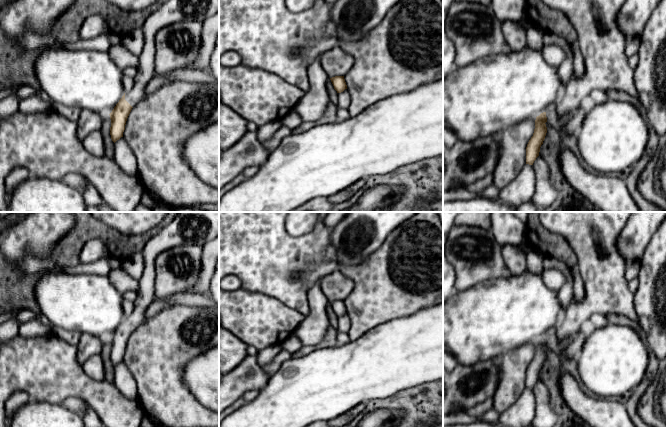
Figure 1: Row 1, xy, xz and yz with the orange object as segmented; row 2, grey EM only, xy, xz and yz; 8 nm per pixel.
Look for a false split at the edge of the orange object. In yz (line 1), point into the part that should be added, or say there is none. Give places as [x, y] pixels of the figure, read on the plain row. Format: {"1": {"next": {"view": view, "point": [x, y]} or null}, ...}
{"1": {"next": null}}

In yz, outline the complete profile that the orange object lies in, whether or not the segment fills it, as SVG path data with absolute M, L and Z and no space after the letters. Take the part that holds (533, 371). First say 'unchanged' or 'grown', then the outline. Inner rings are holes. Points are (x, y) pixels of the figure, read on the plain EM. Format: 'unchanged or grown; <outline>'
unchanged; M546 336L536 341L534 357L526 371L526 388L533 389L534 385L539 380L540 371L547 357L546 346Z

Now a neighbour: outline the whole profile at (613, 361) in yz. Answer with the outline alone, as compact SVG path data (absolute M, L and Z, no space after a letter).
M608 323L586 338L577 368L593 395L617 399L639 386L649 360L646 343L632 327Z

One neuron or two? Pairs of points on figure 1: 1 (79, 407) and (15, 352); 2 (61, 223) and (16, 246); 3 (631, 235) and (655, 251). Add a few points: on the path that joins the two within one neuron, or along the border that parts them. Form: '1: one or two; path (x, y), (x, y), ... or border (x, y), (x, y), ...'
1: two; border (87, 403), (77, 397), (67, 397), (61, 404)
2: one; path (50, 223), (47, 223), (31, 239), (27, 239)
3: two; border (656, 230), (640, 263)

